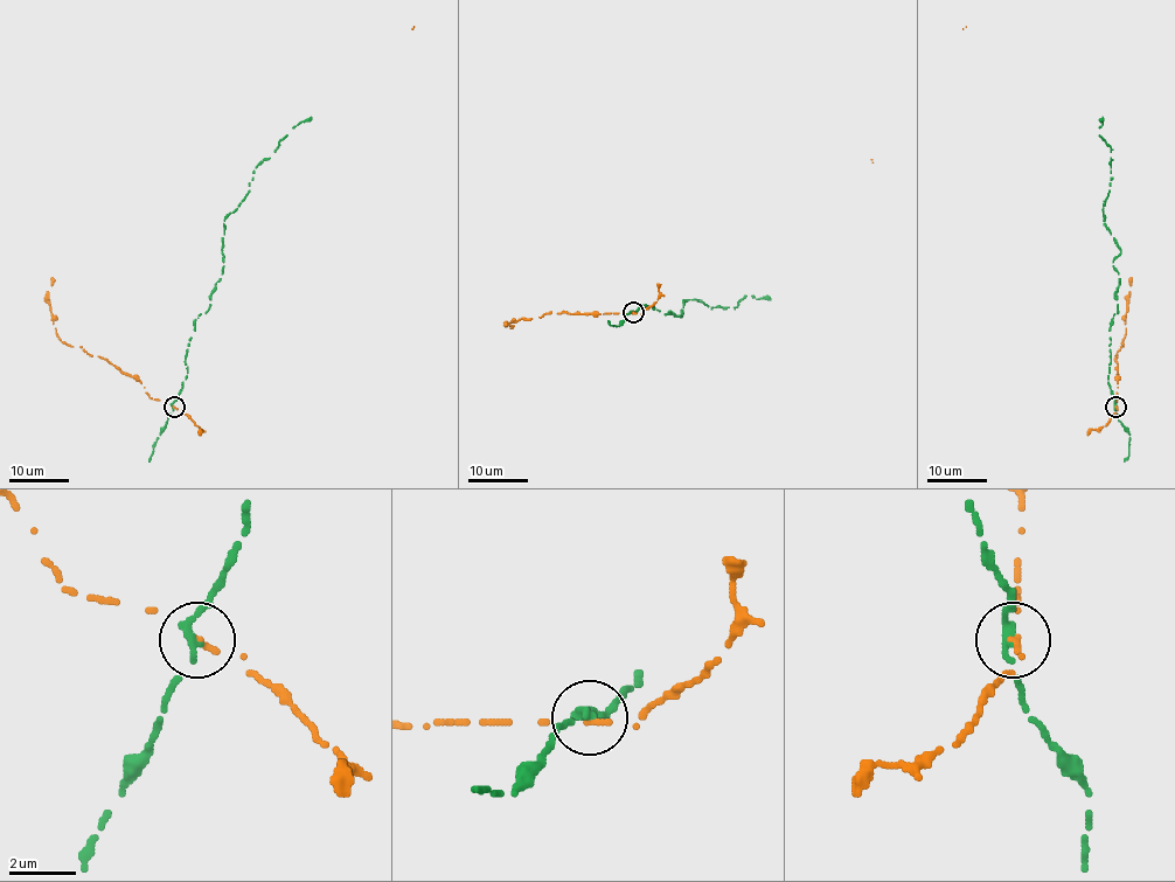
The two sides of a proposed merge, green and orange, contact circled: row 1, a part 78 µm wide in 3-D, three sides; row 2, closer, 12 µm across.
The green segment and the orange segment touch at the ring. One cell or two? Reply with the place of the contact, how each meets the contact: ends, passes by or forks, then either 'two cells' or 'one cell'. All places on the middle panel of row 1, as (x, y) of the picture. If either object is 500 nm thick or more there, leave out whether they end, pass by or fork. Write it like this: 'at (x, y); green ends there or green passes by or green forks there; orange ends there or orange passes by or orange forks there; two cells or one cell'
at (633, 312); green passes by; orange ends there; two cells

